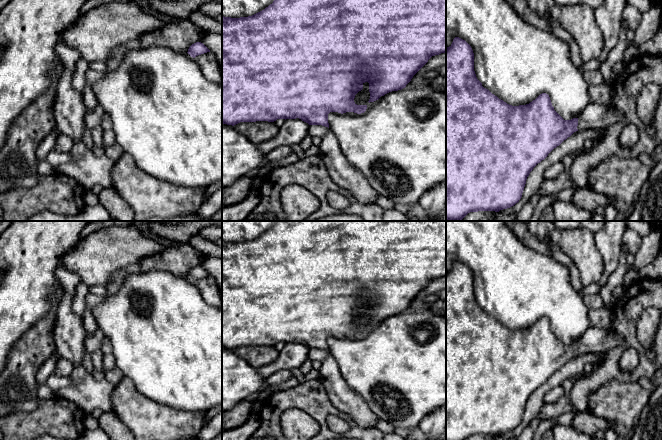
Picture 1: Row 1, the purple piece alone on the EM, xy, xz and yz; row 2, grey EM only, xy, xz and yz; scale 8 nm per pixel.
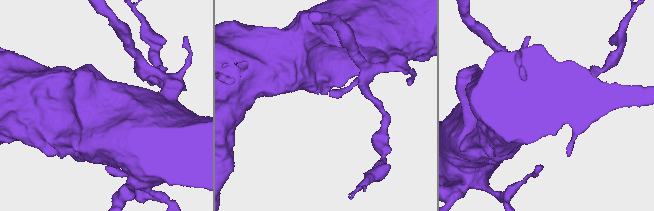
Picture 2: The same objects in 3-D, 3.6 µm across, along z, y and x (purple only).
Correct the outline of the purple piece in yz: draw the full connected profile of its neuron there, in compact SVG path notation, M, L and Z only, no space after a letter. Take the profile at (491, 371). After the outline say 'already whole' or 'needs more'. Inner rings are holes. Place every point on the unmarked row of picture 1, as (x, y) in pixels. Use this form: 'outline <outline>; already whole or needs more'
outline M455 261L452 268L446 271L446 440L466 440L470 436L495 435L514 430L522 421L527 401L533 392L544 384L548 378L574 356L584 353L606 353L609 349L623 343L623 338L610 330L589 327L578 342L564 344L552 330L550 321L546 317L540 318L535 324L526 329L512 330L499 323L482 310L474 295L474 277L471 270L463 263Z; needs more

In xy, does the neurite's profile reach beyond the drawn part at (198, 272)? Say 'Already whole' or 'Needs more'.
Already whole

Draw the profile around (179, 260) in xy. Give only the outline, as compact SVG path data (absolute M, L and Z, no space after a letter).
M180 242L176 247L166 246L161 252L143 258L139 263L141 272L166 271L176 276L187 277L189 271L200 266L204 254L190 243Z

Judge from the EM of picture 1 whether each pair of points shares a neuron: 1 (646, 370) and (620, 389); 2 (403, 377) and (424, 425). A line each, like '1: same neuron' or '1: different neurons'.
1: different neurons
2: different neurons

